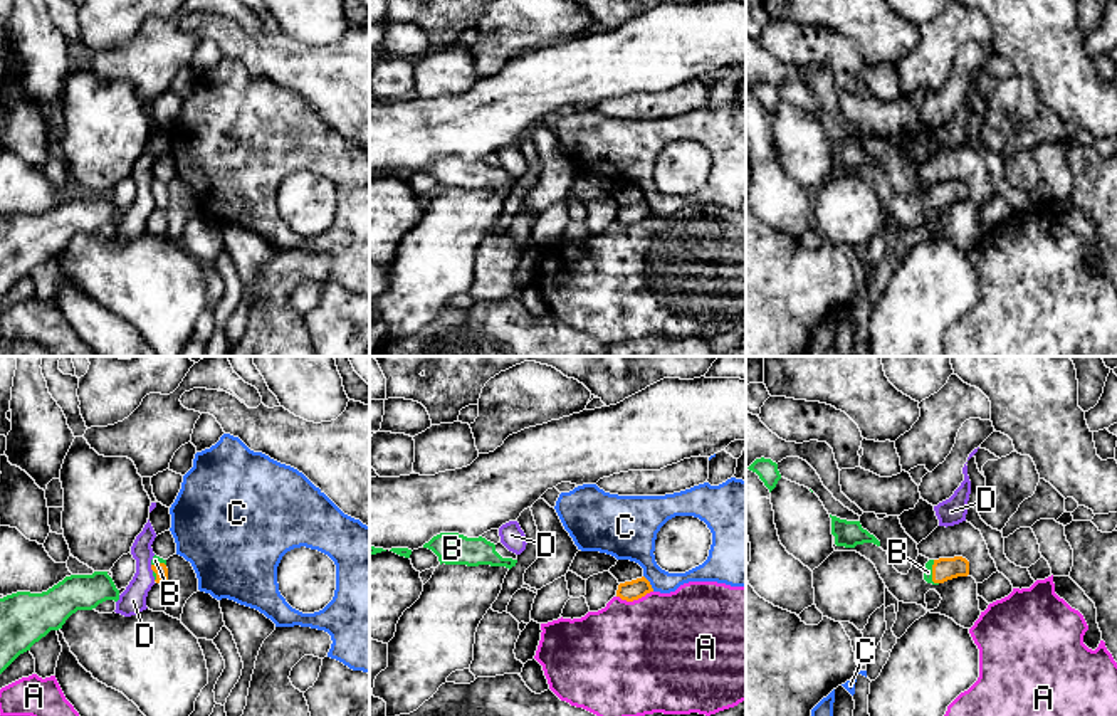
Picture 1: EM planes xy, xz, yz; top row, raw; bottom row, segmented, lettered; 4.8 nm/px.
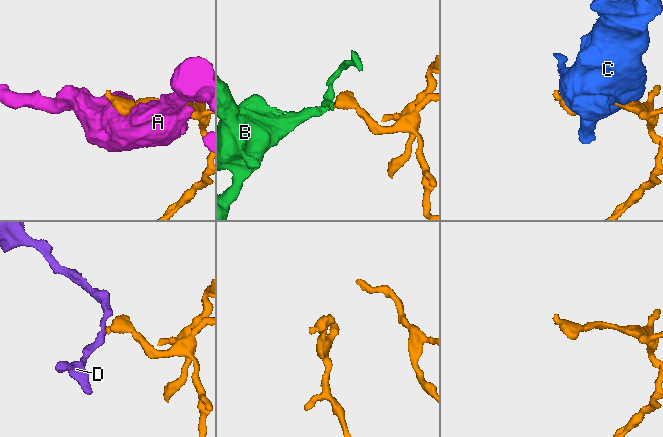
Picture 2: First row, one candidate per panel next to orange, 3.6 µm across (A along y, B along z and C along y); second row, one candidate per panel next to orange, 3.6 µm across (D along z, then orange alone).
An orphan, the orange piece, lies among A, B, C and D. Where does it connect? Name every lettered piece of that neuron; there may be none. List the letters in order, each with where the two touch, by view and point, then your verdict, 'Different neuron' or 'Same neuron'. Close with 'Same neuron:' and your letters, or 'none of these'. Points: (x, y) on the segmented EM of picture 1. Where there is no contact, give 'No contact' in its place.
A: Touches orange at xz (634, 599). Different neuron
B: Touches orange at yz (933, 573). Same neuron
C: Touches orange at xz (649, 584). Different neuron
D: Touches orange at xy (152, 568). Different neuron
Same neuron: B

